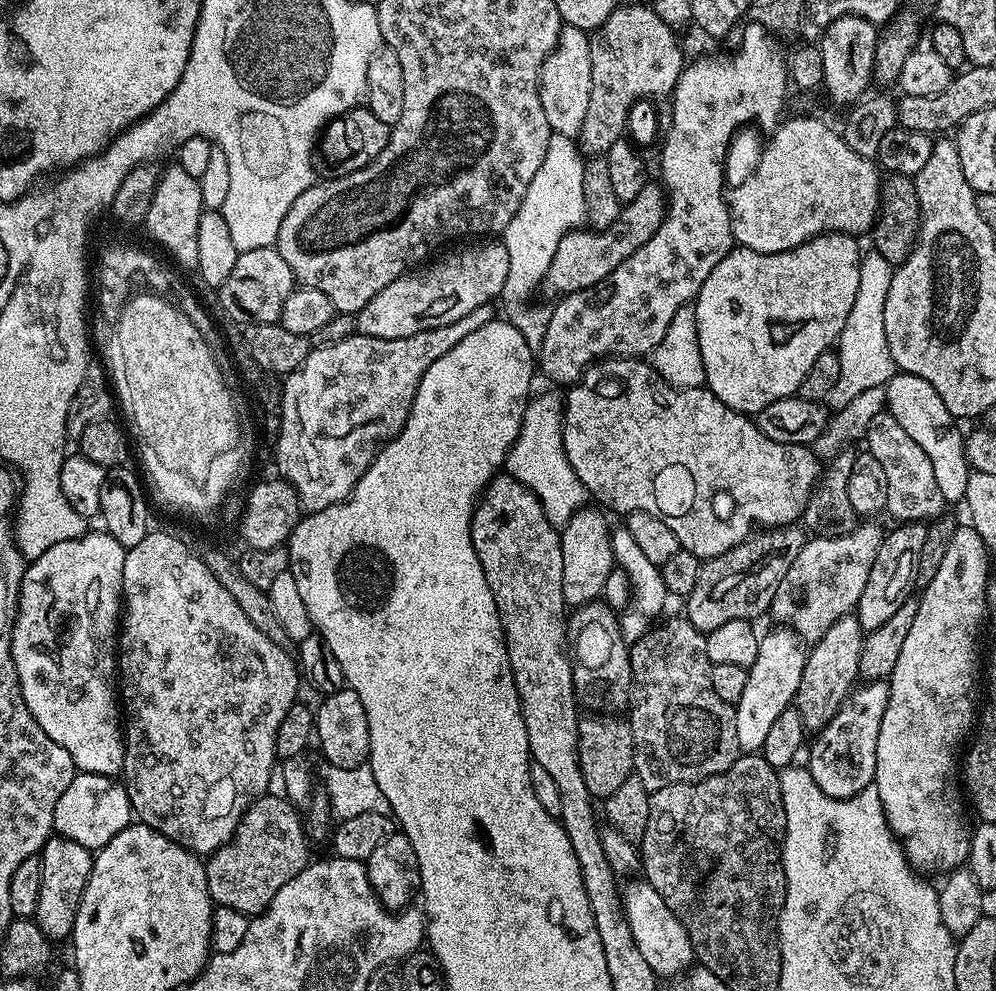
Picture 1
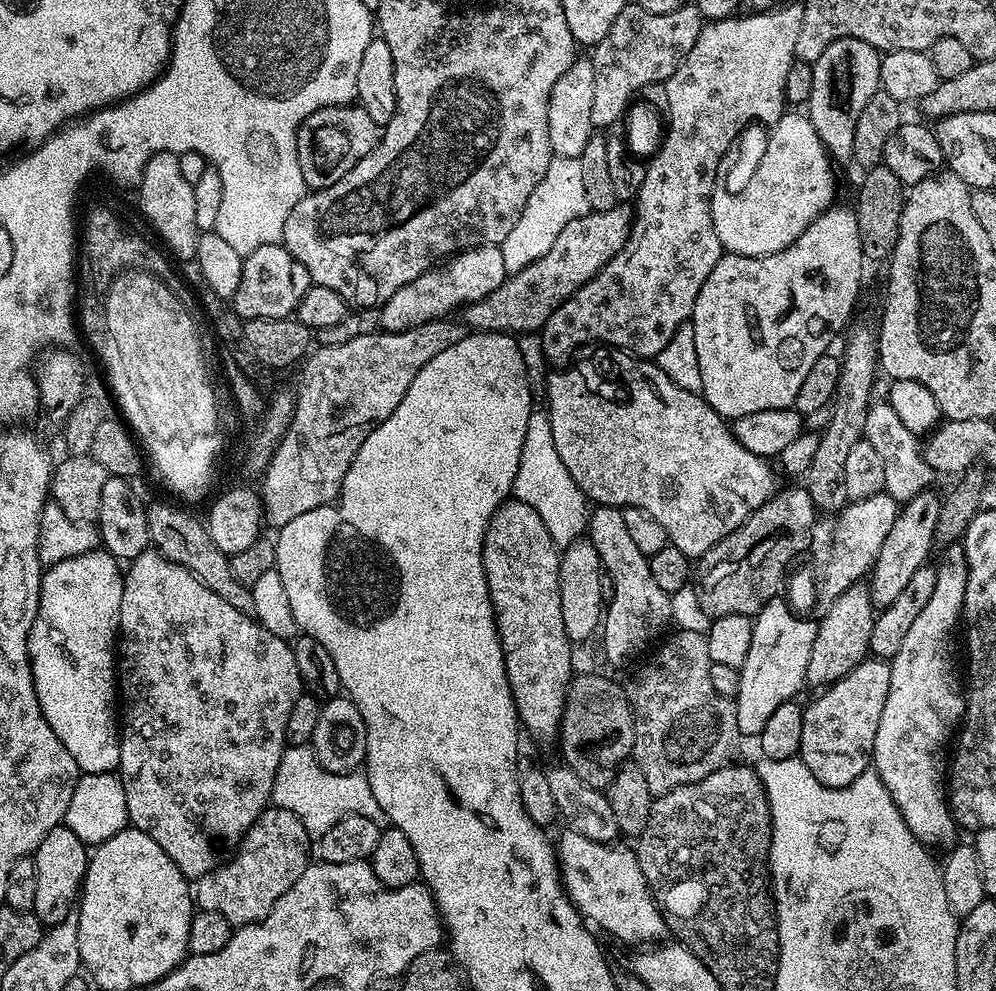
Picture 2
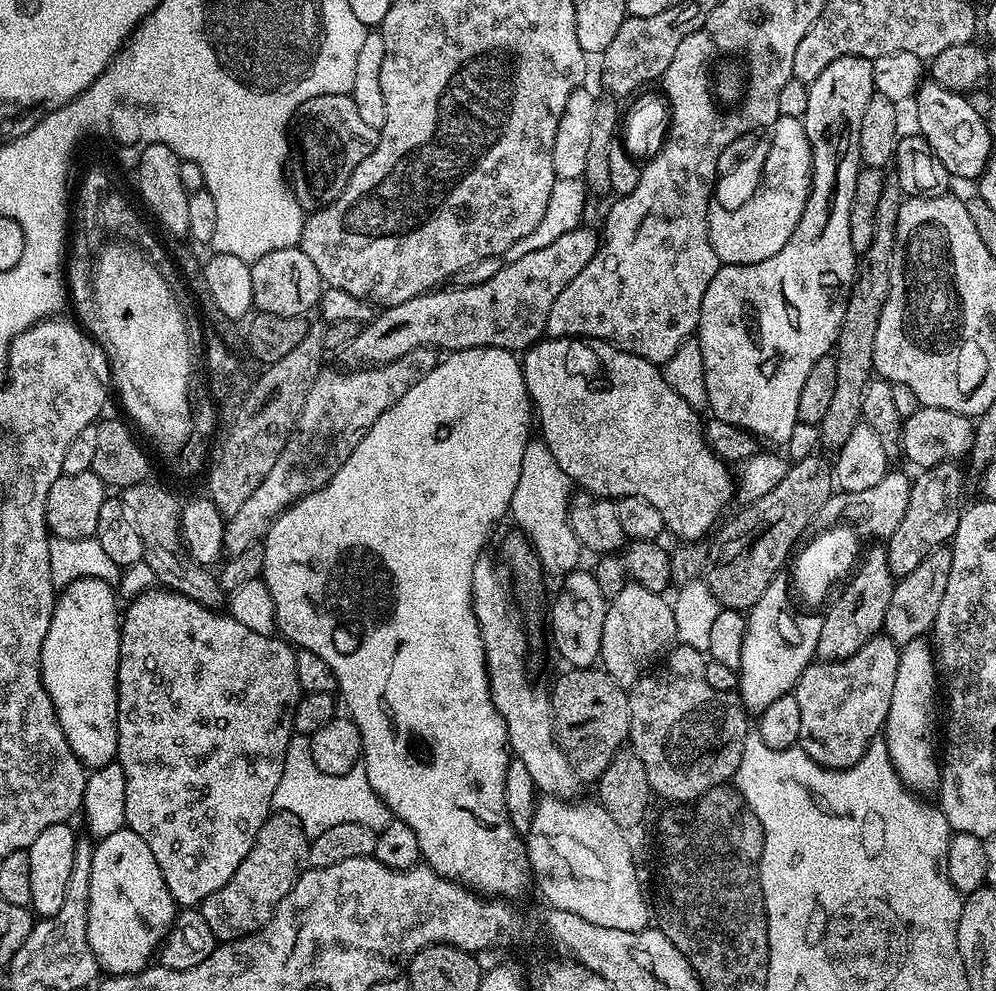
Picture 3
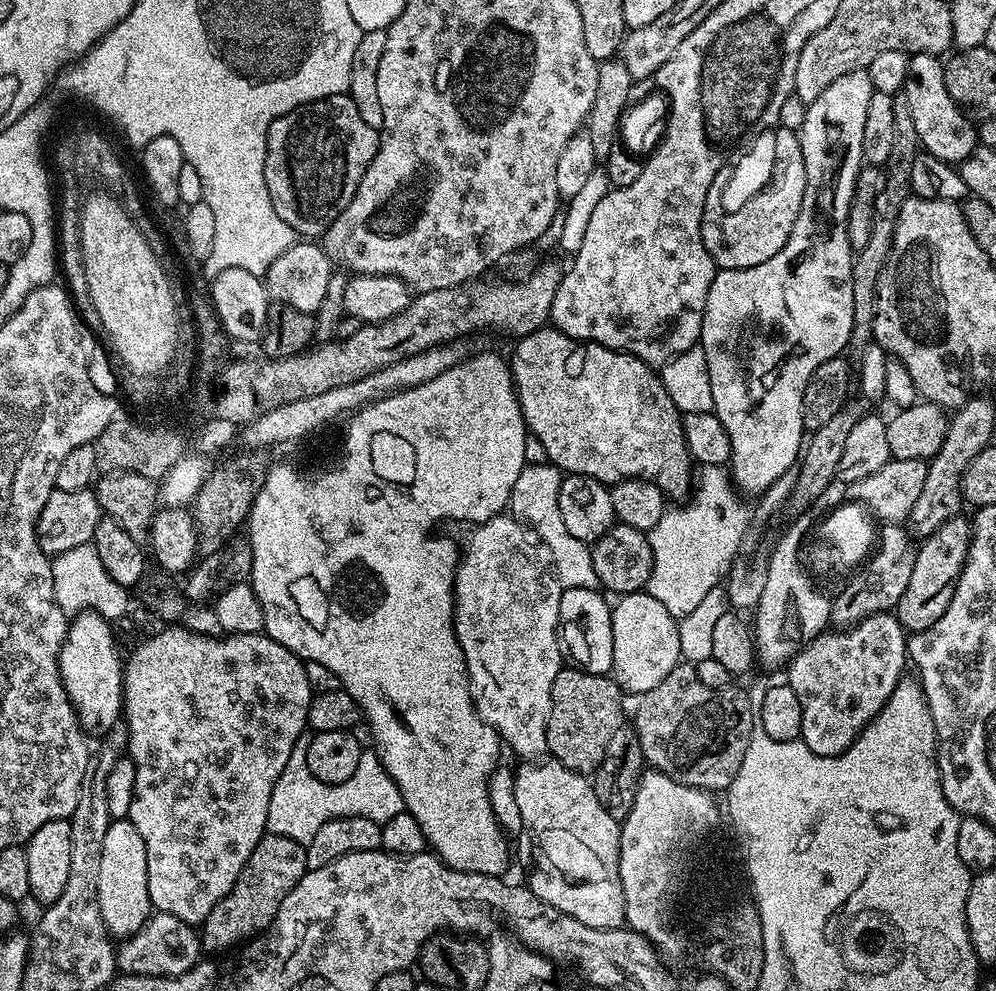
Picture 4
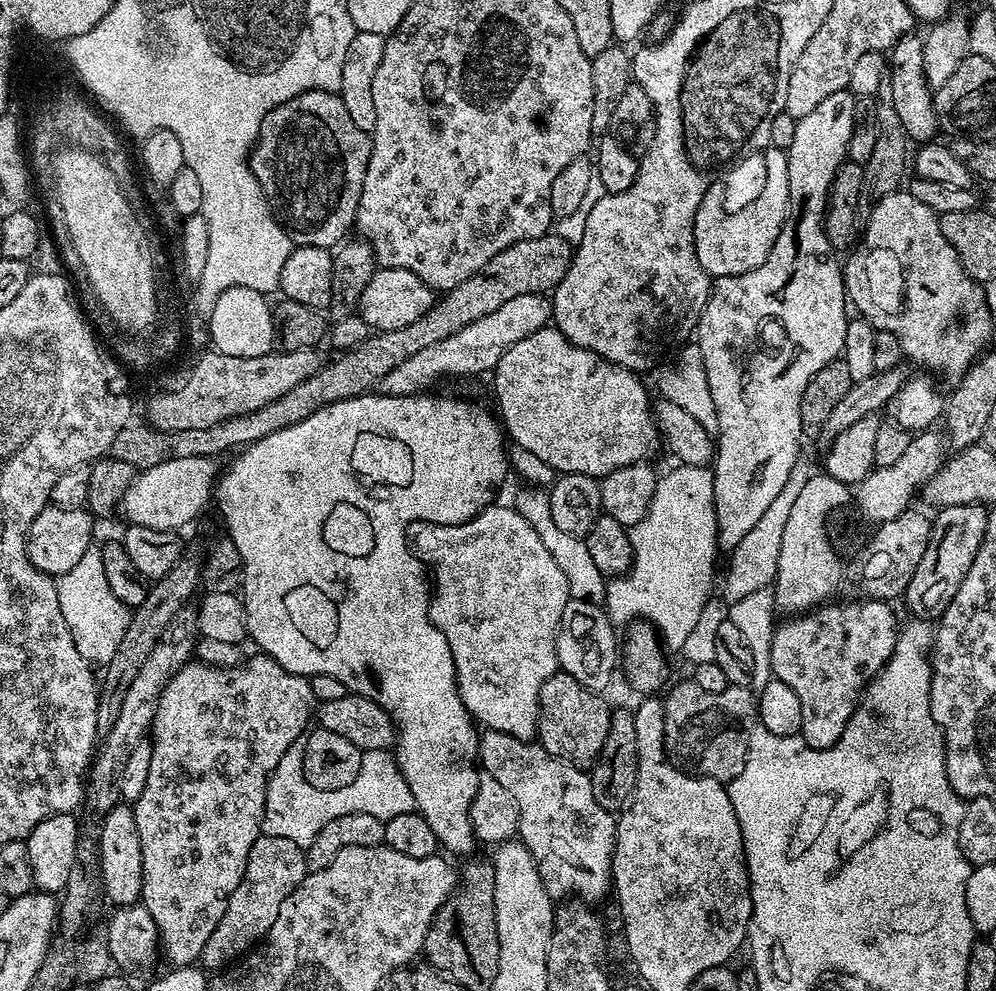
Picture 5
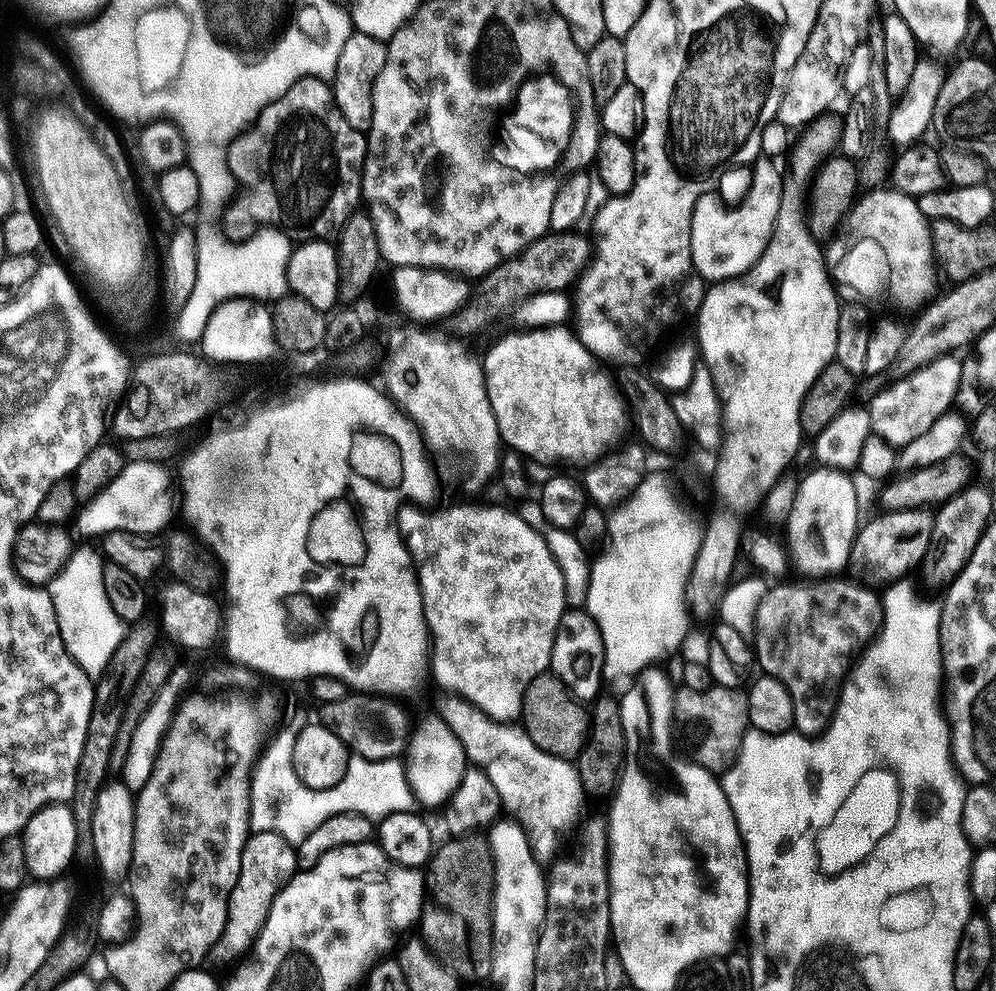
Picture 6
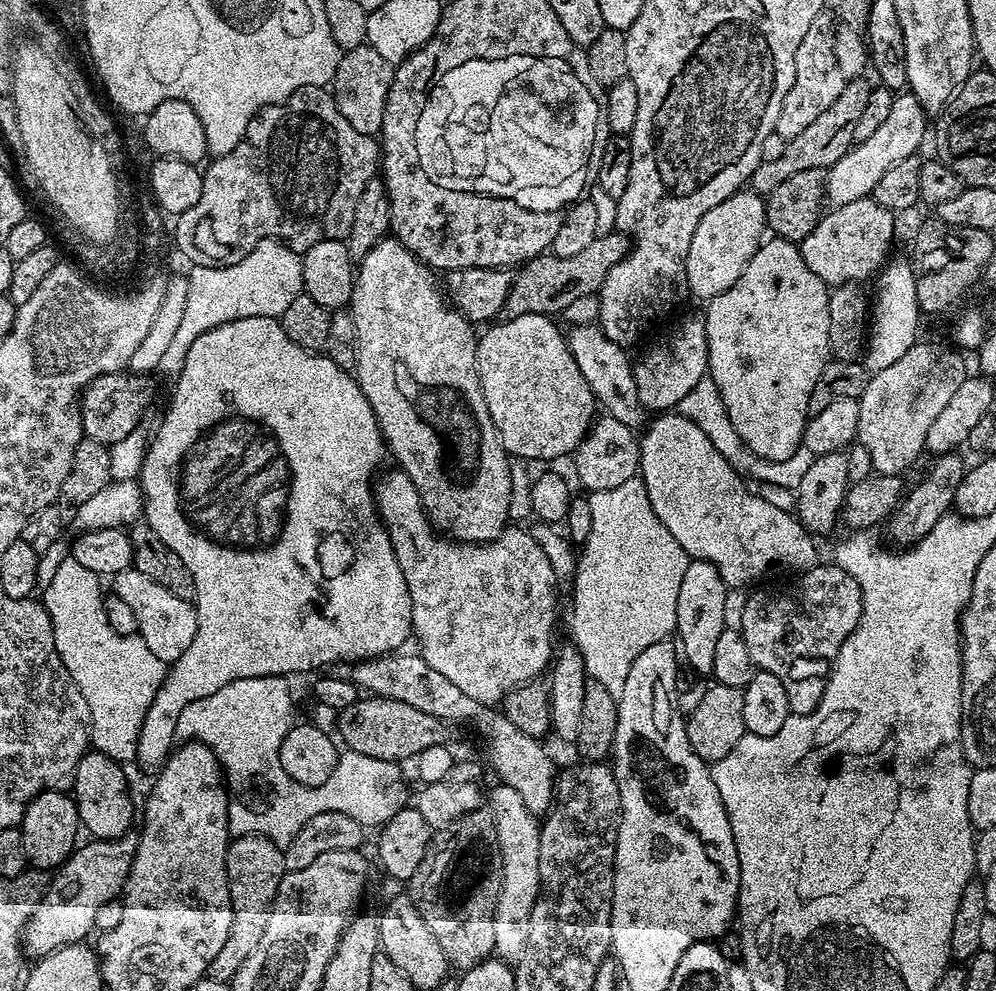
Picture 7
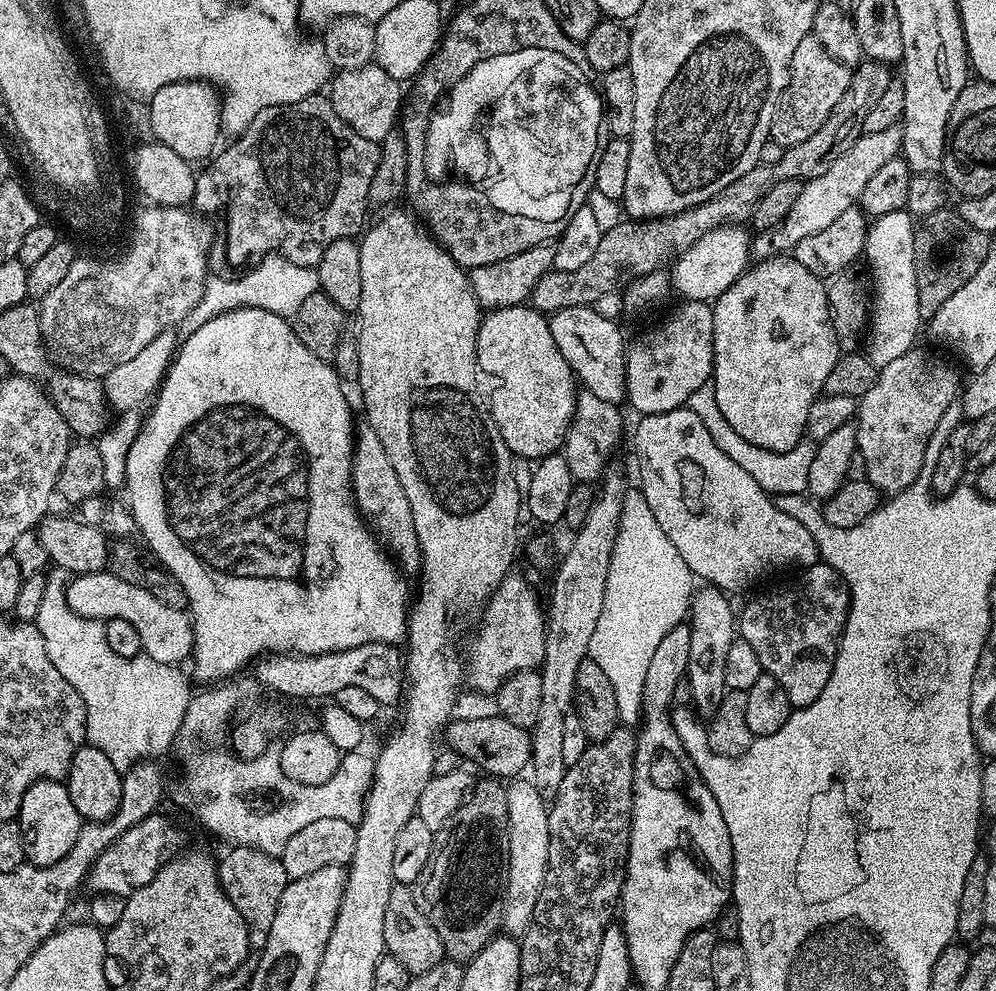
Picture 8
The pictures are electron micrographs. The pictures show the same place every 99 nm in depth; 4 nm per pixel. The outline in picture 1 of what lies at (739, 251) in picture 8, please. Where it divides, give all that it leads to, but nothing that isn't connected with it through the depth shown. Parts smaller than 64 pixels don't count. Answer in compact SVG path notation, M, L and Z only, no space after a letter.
M808 116L787 120L772 137L767 137L761 160L750 178L731 189L728 213L733 241L755 252L785 252L823 232L847 232L854 237L859 237L860 232L867 233L880 211L881 169L869 157L854 154L843 135L830 125Z

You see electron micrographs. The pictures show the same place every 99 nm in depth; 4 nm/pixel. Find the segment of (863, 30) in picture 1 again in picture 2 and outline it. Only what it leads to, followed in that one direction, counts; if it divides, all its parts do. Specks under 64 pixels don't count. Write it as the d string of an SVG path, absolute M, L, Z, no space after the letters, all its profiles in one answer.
M847 36L830 42L812 64L813 86L806 103L806 115L814 130L818 130L818 138L833 161L852 160L854 126L858 126L858 117L866 102L870 102L875 92L881 91L881 59L881 53L874 46Z

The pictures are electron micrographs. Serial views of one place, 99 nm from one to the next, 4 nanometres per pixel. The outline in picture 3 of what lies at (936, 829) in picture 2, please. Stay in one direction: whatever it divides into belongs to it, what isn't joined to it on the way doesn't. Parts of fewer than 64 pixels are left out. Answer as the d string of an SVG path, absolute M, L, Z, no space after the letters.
M924 638L903 645L882 739L888 745L896 773L917 794L935 793L940 787L938 740L936 744L936 684L938 688L938 660L933 645Z

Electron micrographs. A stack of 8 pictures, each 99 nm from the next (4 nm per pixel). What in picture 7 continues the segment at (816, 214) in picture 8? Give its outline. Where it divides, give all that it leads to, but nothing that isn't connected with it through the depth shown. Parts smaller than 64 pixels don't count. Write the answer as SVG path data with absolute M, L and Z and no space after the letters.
M911 94L896 96L894 106L890 106L890 115L881 125L873 127L866 142L856 144L838 162L834 162L832 168L826 172L826 200L832 208L846 206L846 202L858 202L867 200L872 195L874 186L878 186L882 174L890 170L902 158L910 158L921 150L920 143L924 140L924 131L929 131L930 120L924 111L924 107L918 102L918 98Z

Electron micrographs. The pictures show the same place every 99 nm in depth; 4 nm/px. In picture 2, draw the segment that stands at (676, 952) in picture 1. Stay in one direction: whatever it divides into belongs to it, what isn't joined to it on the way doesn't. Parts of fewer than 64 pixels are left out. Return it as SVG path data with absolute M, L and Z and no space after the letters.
M564 830L560 836L560 844L558 840L558 859L564 891L568 893L572 905L579 910L585 921L591 922L597 929L605 928L614 939L621 940L624 944L648 946L665 939L666 917L652 896L652 890L642 874L636 853L631 847L623 848L620 842L610 844L594 842L582 834Z

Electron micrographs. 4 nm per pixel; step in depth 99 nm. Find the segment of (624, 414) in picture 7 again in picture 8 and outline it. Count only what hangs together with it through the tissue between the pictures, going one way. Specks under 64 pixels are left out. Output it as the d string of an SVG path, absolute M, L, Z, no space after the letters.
M574 306L551 313L548 325L554 334L554 342L558 342L558 350L562 350L562 358L566 358L566 362L572 367L583 391L602 398L602 402L610 402L617 406L623 405L626 400L626 381L624 379L626 360L623 355L604 356L608 348L612 352L620 348L619 342L614 337L604 333L606 321L596 315L591 307Z

